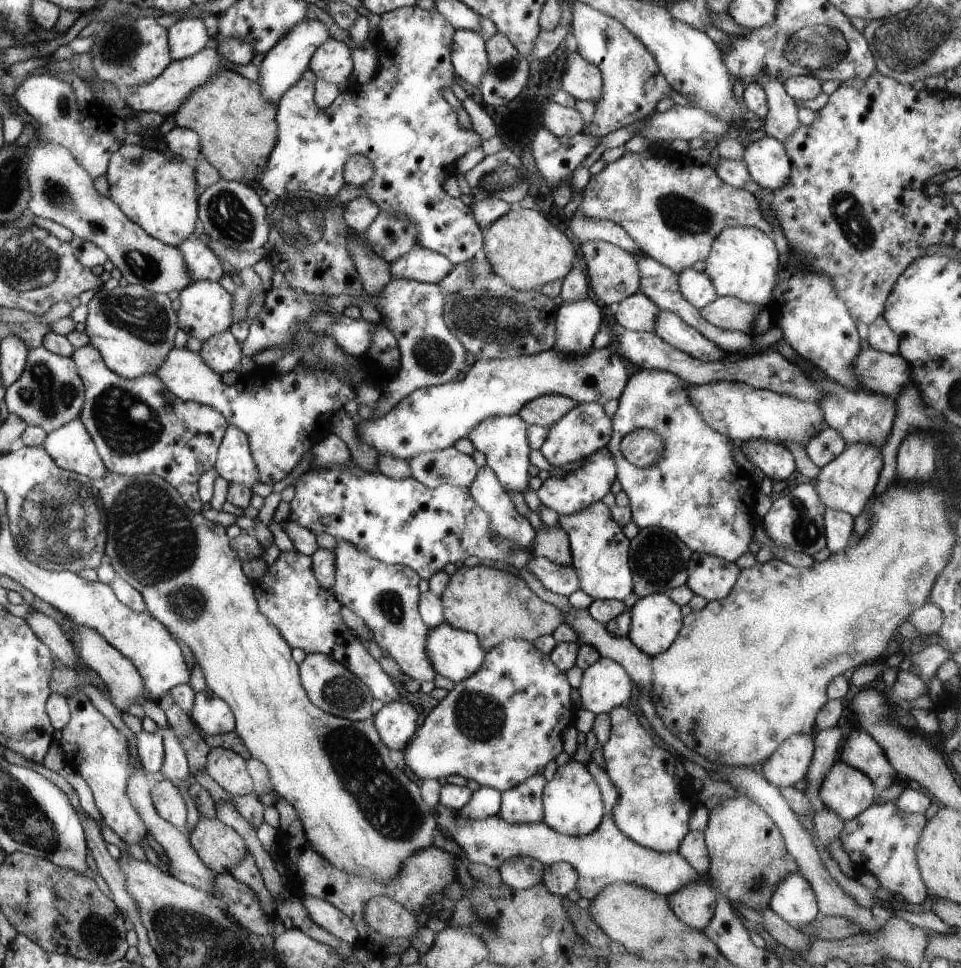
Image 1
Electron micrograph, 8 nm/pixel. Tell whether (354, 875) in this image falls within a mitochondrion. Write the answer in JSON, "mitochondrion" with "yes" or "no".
{"mitochondrion":"no"}

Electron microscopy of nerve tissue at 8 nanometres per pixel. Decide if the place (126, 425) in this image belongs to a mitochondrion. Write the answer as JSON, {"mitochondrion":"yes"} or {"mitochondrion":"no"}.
{"mitochondrion":"yes"}

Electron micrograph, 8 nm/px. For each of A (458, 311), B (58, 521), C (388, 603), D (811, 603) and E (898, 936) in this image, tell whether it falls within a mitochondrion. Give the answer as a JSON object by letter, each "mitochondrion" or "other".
{"A":"mitochondrion","B":"mitochondrion","C":"mitochondrion","D":"other","E":"other"}

